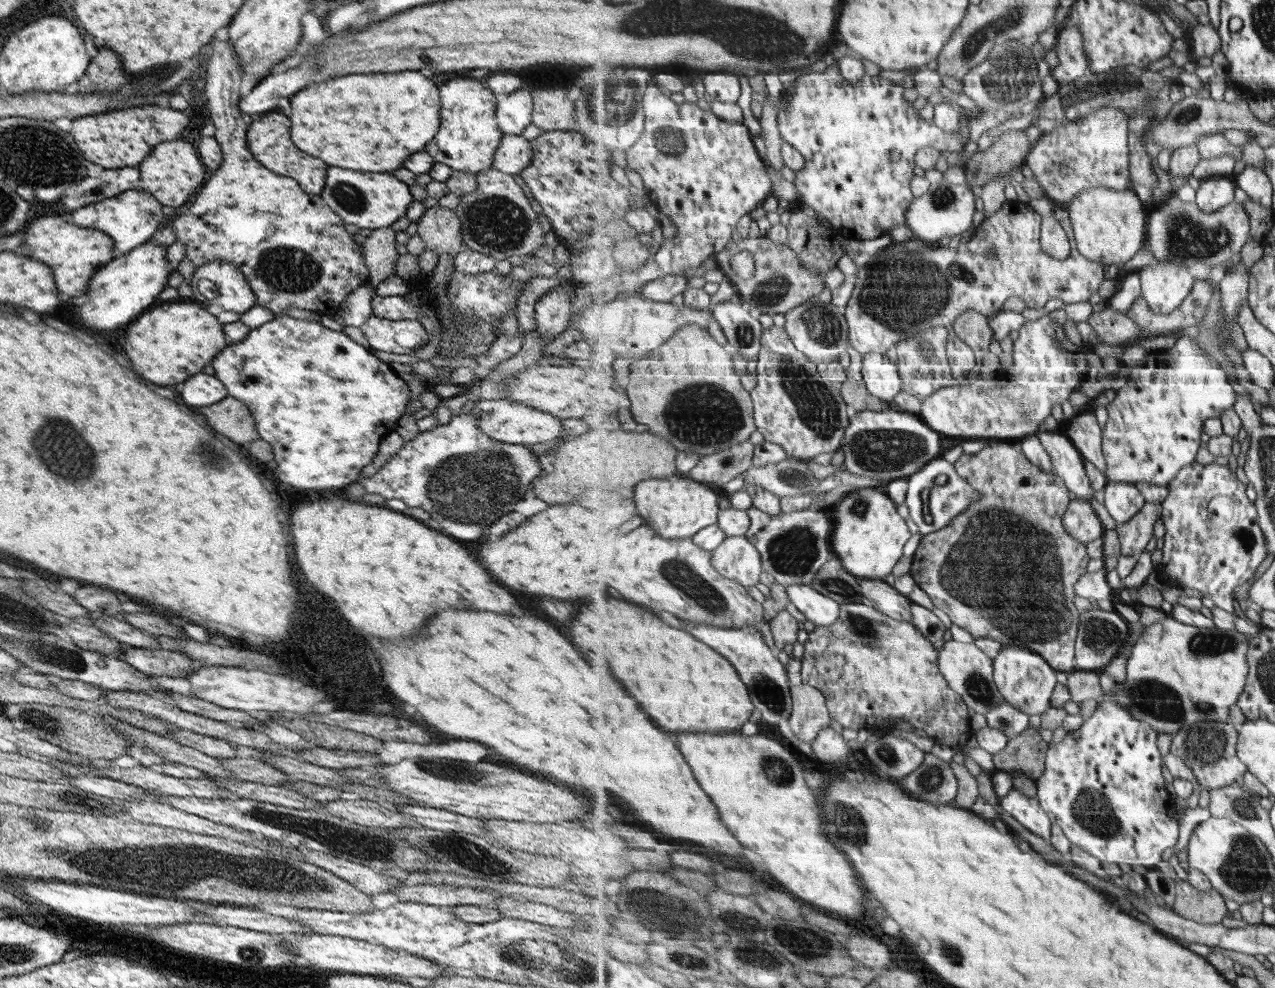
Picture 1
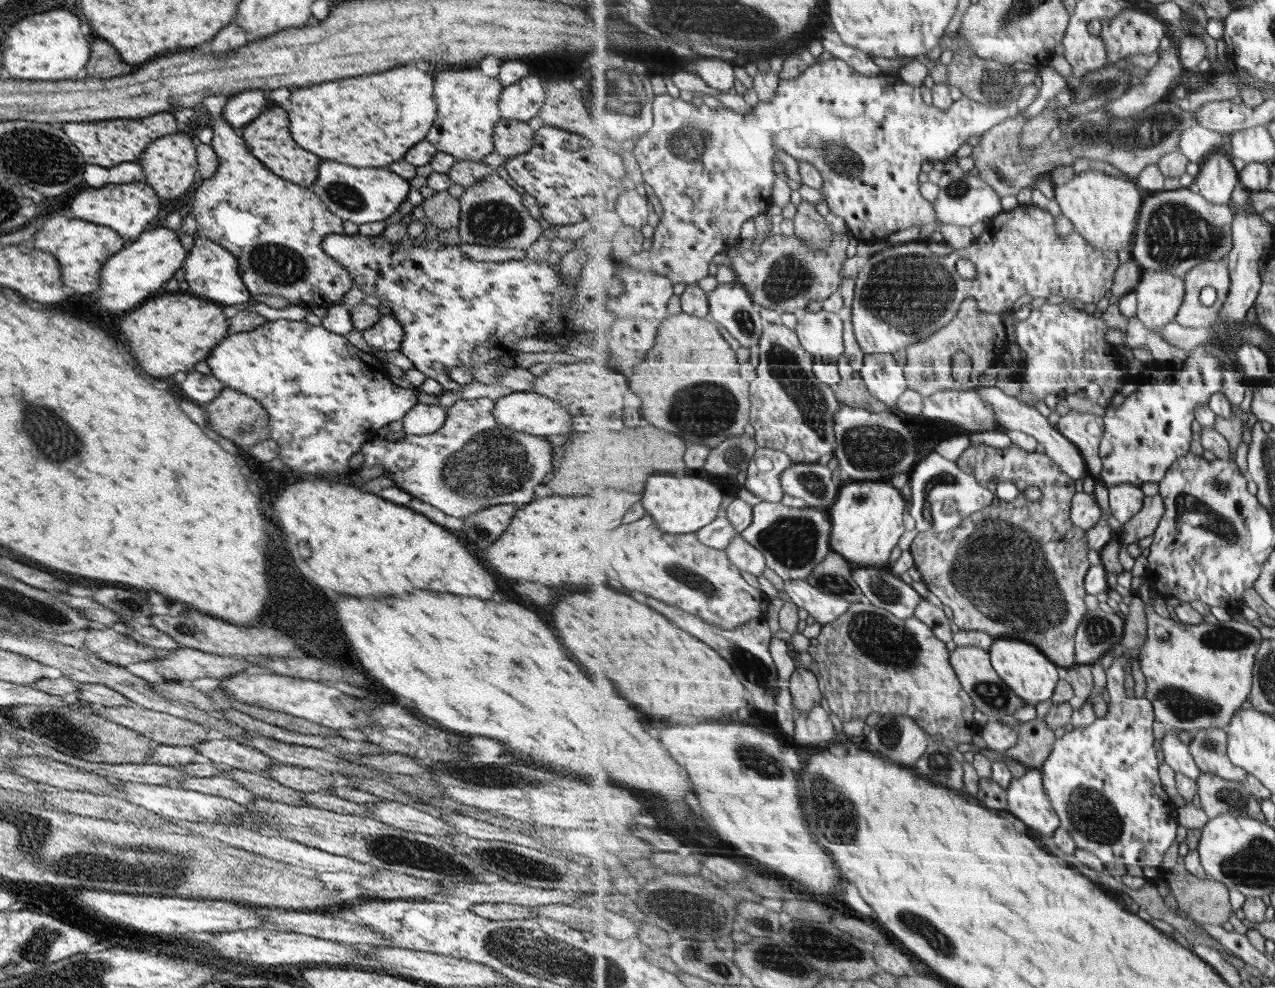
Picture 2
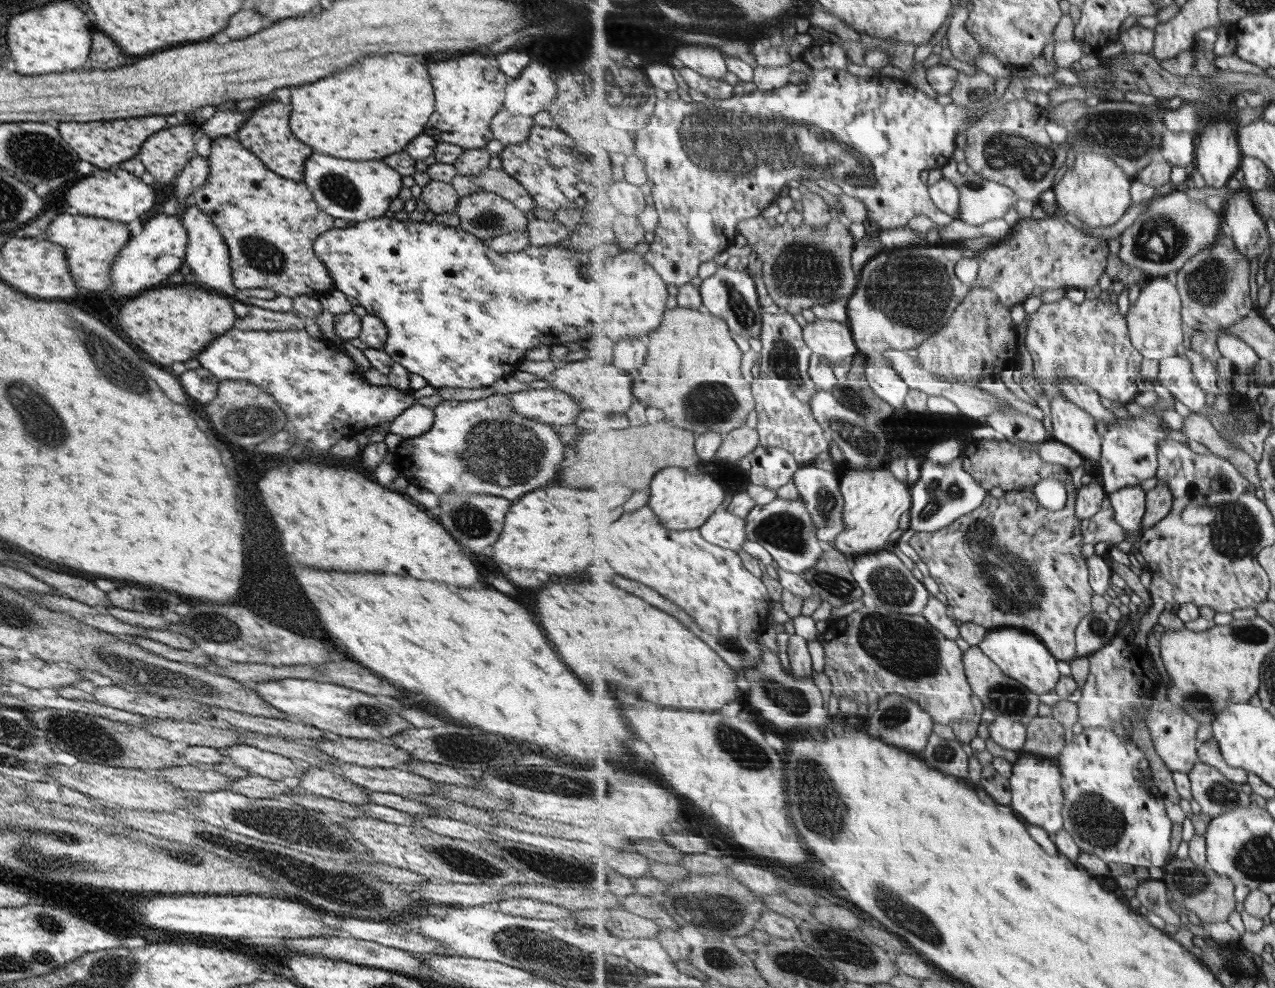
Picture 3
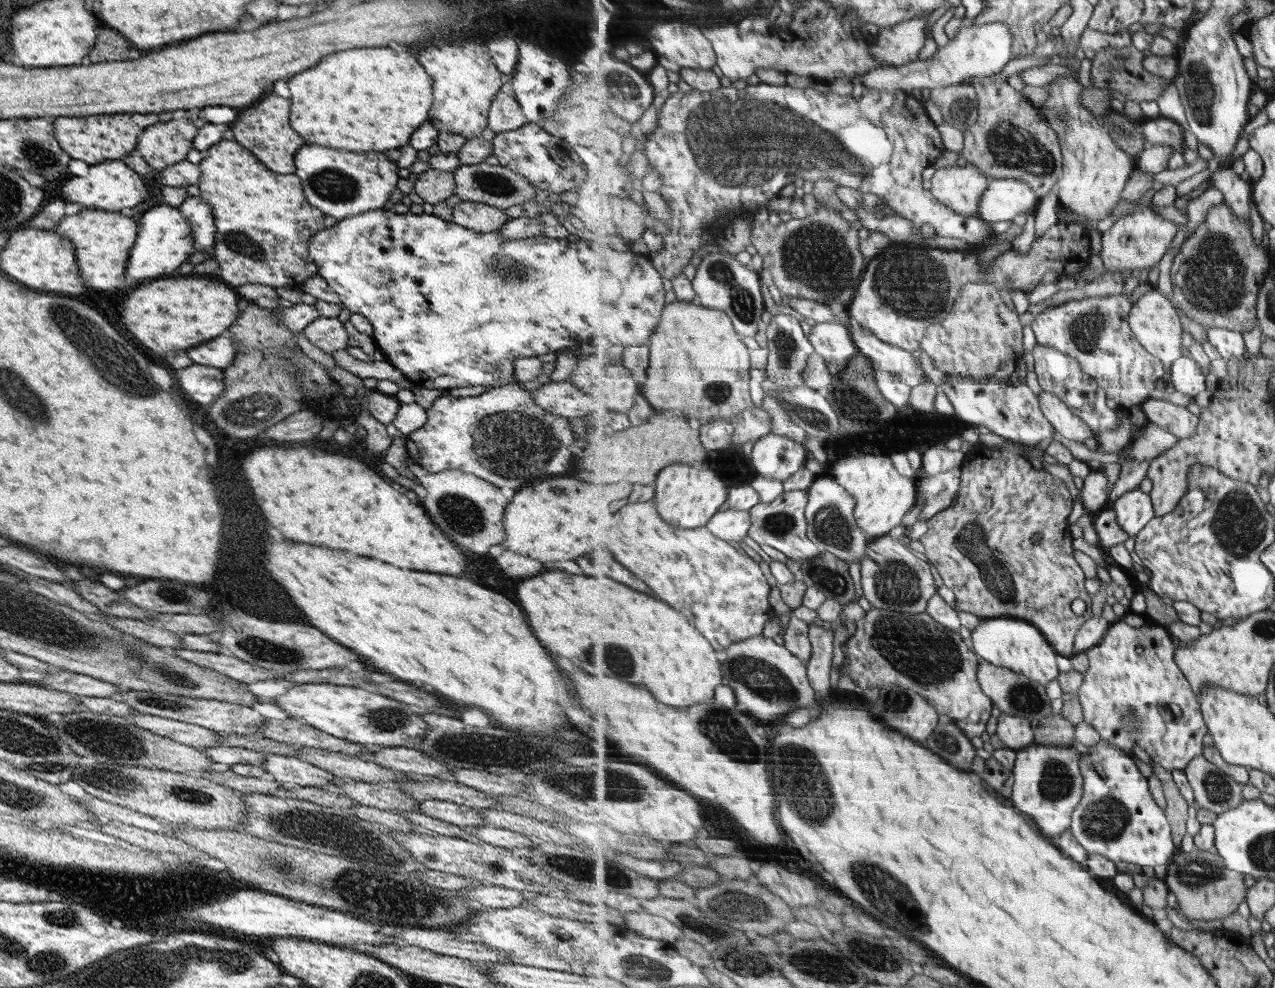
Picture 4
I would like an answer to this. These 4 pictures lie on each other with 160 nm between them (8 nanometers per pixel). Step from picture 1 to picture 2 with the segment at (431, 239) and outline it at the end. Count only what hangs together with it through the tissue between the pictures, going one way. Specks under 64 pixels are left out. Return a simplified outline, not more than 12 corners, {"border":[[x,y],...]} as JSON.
{"border":[[446,190],[422,200],[425,224],[458,225],[458,199]]}

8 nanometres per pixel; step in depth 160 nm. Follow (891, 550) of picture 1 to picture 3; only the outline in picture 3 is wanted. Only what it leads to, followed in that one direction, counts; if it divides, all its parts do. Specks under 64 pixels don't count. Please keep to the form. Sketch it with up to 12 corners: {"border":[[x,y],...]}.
{"border":[[885,466],[841,475],[847,556],[891,547],[911,487]]}

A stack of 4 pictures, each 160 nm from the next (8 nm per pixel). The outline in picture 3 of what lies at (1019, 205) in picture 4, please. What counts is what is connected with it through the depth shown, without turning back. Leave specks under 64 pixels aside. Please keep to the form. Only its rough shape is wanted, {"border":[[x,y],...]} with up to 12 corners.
{"border":[[959,173],[959,219],[971,226],[1005,218],[1010,186]]}

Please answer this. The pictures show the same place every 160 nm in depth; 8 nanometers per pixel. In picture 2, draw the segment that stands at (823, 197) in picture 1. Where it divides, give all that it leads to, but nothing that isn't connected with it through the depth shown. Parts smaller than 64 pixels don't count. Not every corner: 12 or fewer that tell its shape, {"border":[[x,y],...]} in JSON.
{"border":[[839,58],[748,115],[657,95],[627,165],[663,214],[634,264],[687,286],[765,214],[782,149],[858,241],[1038,96],[949,110]]}

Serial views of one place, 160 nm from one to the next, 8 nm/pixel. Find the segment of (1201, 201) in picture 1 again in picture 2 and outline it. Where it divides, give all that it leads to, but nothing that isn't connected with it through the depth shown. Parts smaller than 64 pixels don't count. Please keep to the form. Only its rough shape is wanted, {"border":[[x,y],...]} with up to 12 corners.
{"border":[[1222,150],[1200,165],[1199,193],[1226,205],[1240,181]]}

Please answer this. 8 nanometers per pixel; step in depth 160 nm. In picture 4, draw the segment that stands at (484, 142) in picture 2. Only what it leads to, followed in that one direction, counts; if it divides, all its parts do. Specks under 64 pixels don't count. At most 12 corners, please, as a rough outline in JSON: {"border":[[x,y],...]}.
{"border":[[431,40],[427,122],[479,137],[504,81],[485,48]]}

